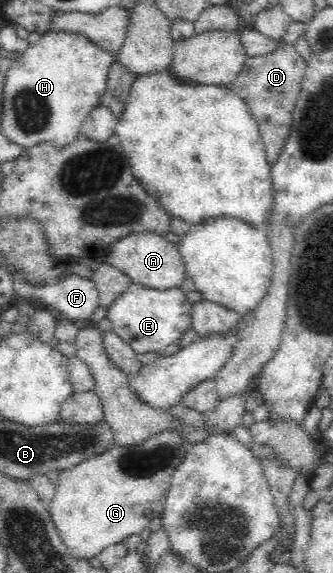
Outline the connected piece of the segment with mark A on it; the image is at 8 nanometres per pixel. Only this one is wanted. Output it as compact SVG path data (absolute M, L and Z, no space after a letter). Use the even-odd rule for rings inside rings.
M133 233L121 237L108 248L105 262L122 270L133 283L148 289L179 289L186 280L186 270L177 245L157 233Z

